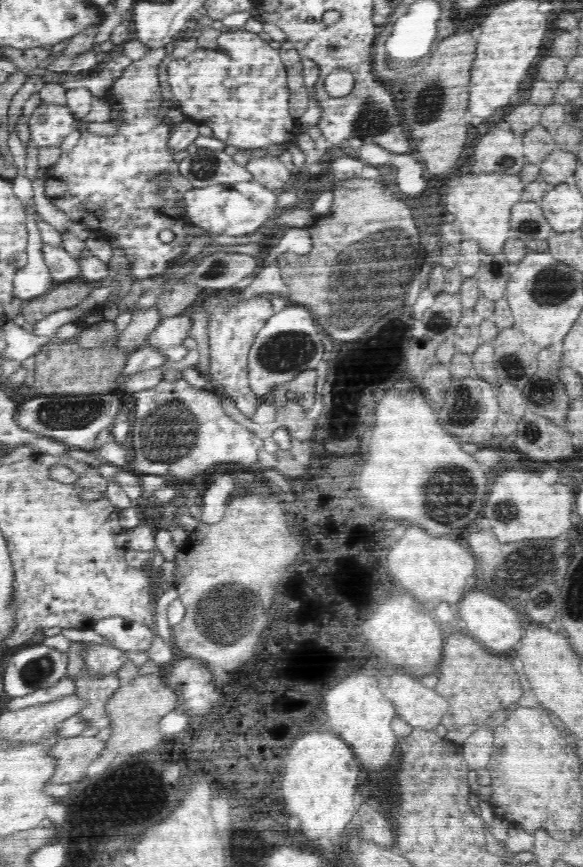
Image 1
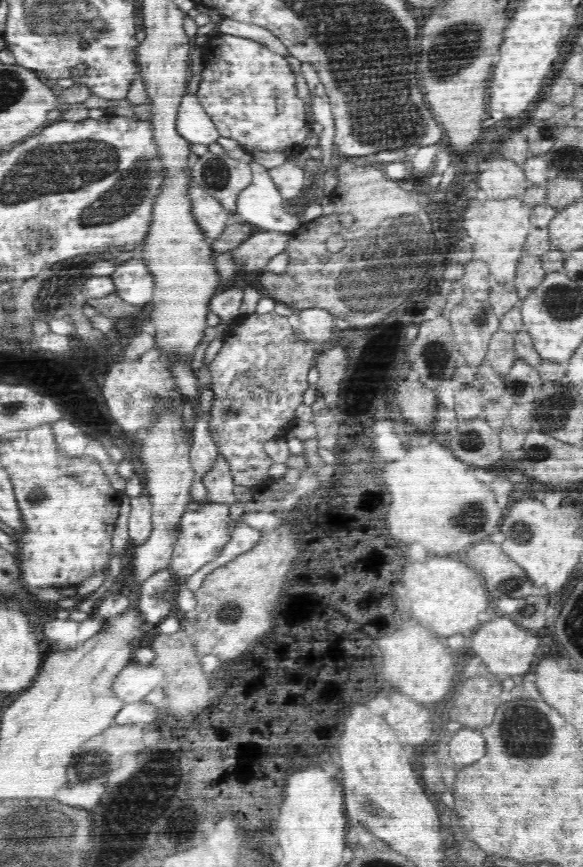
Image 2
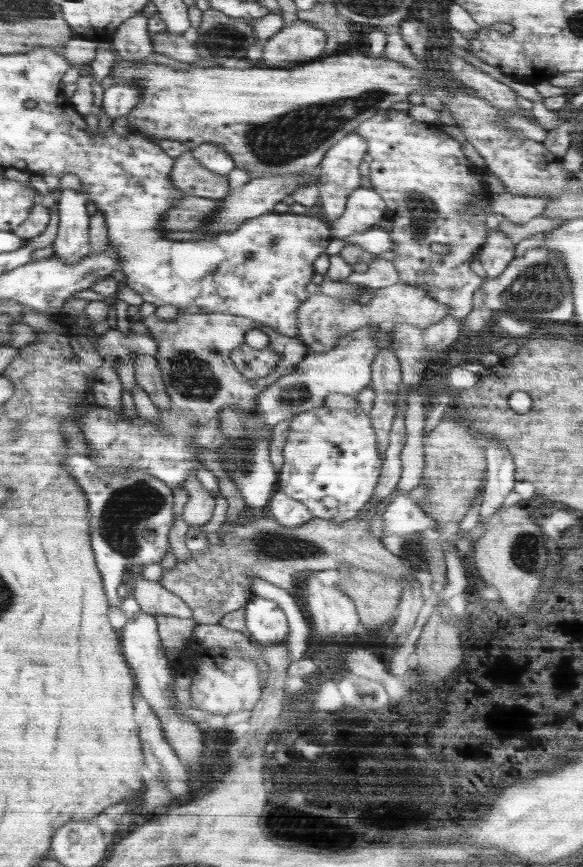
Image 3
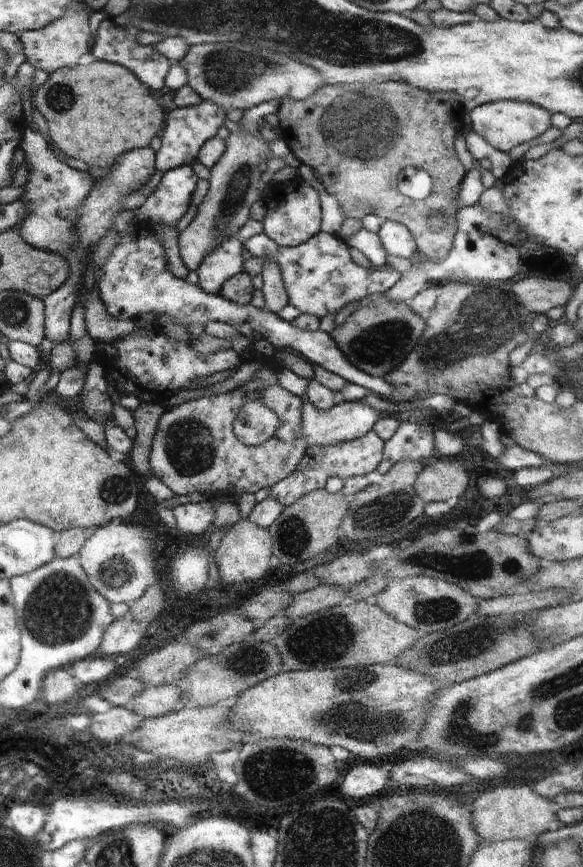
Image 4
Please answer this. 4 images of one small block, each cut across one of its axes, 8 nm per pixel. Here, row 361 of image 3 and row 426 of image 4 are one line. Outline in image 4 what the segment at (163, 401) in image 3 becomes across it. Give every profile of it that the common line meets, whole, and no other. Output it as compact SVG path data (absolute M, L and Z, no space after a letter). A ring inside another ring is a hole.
M140 401L138 408L132 411L137 433L133 440L133 449L130 456L133 460L133 466L144 479L150 479L152 476L149 452L160 416L166 410L165 407L164 401L156 403Z

